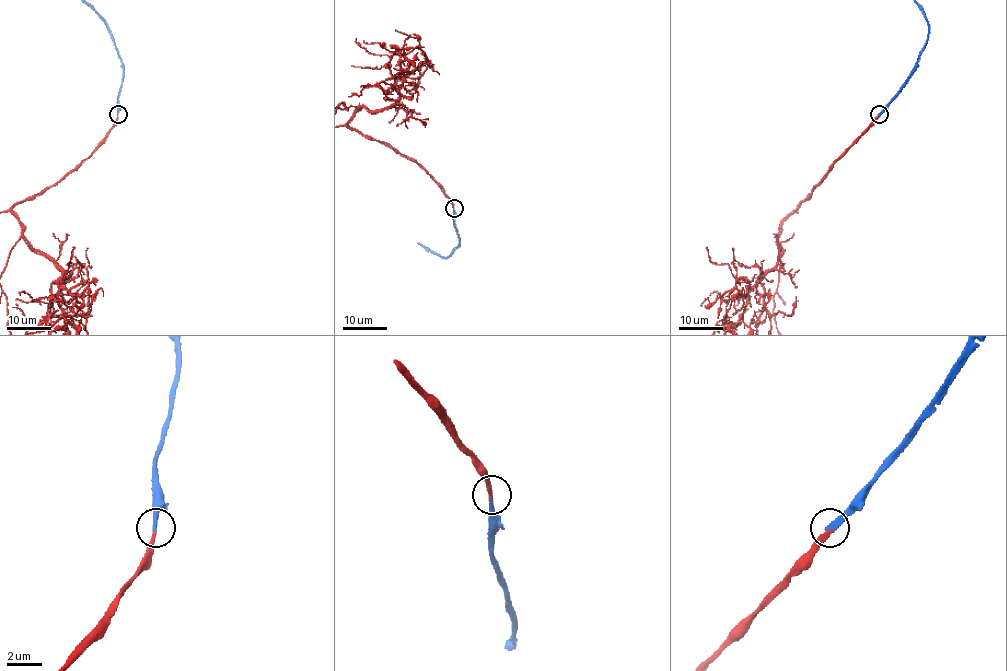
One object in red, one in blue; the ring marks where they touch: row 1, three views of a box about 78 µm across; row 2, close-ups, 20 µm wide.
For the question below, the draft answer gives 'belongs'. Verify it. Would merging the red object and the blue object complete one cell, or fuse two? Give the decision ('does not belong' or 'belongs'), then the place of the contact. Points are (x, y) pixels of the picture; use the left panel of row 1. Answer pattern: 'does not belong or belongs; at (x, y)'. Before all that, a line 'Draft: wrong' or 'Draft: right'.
Draft: right
belongs; at (118, 114)

